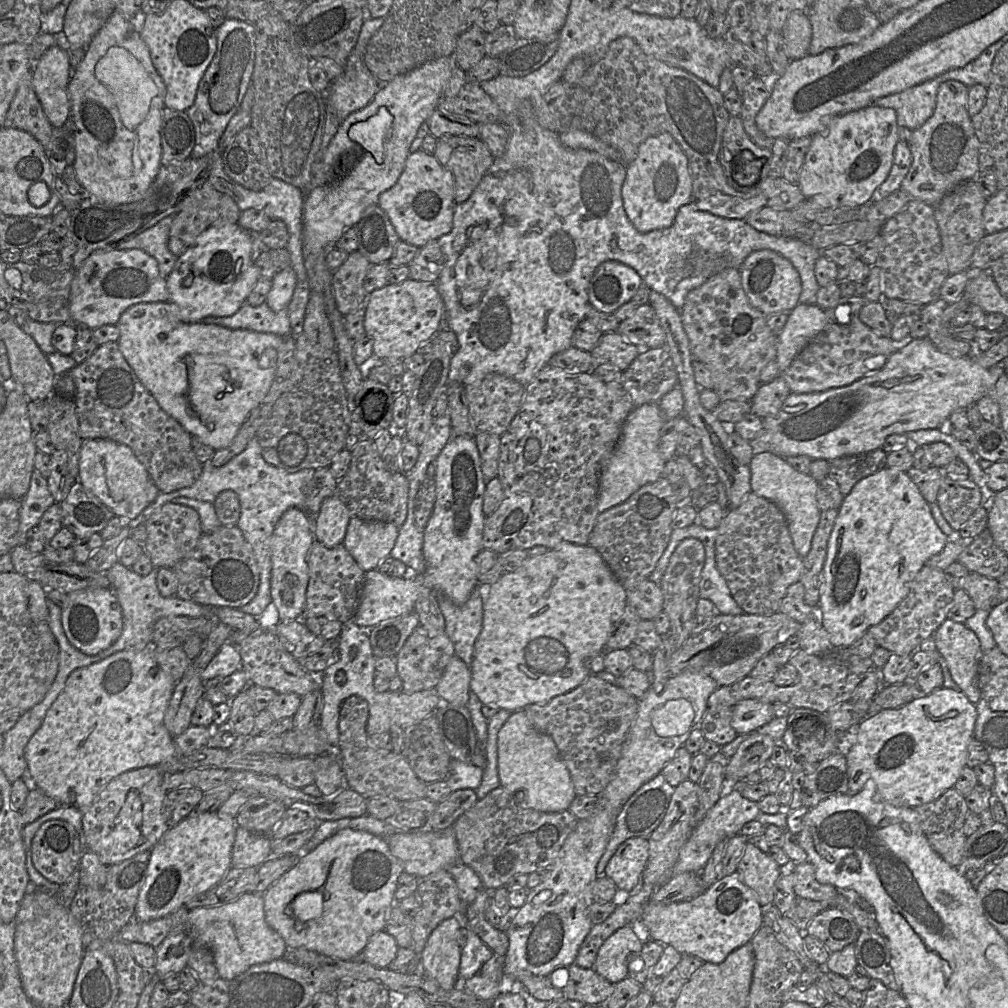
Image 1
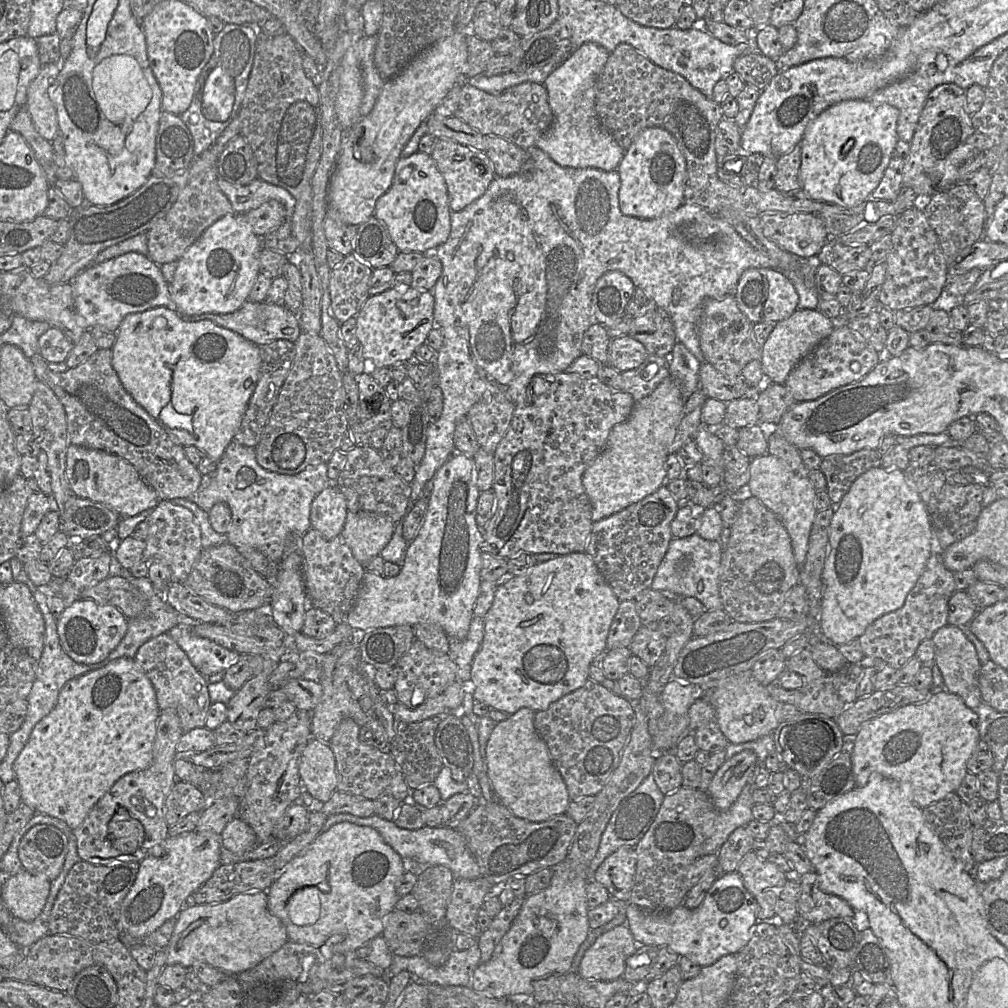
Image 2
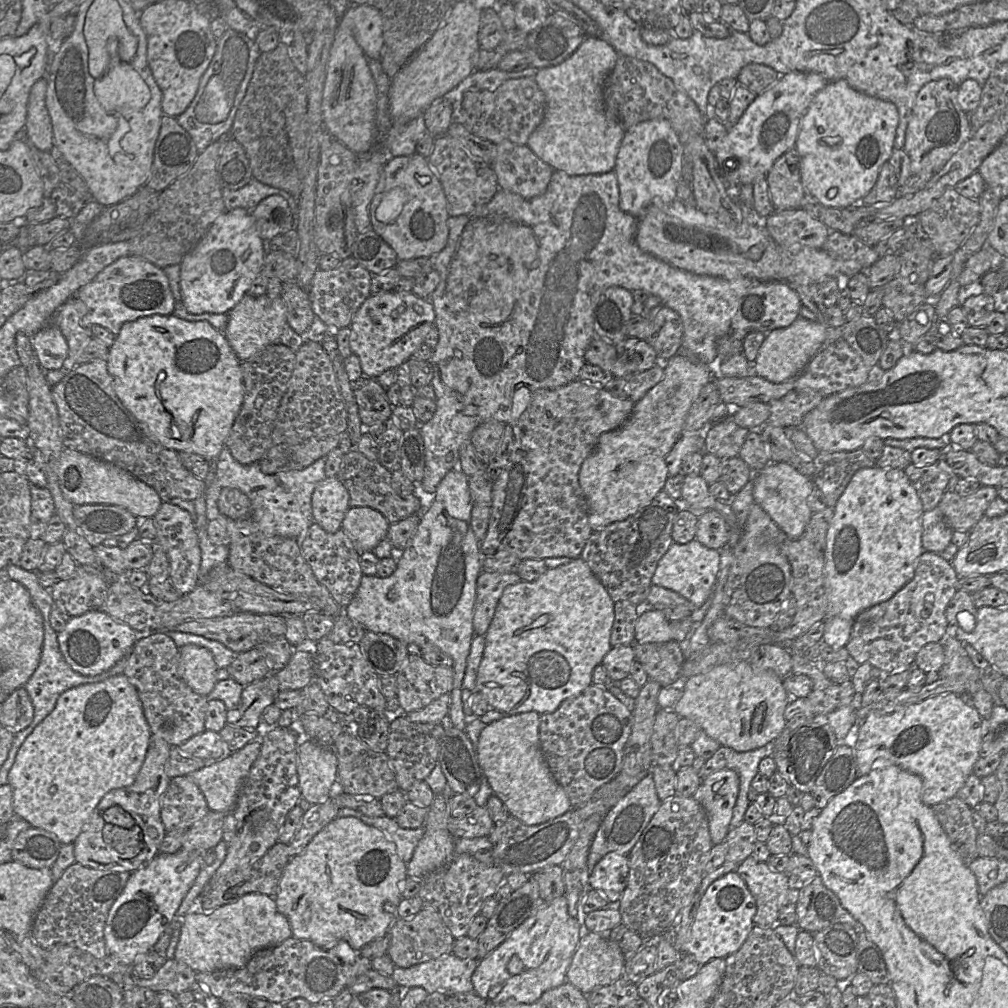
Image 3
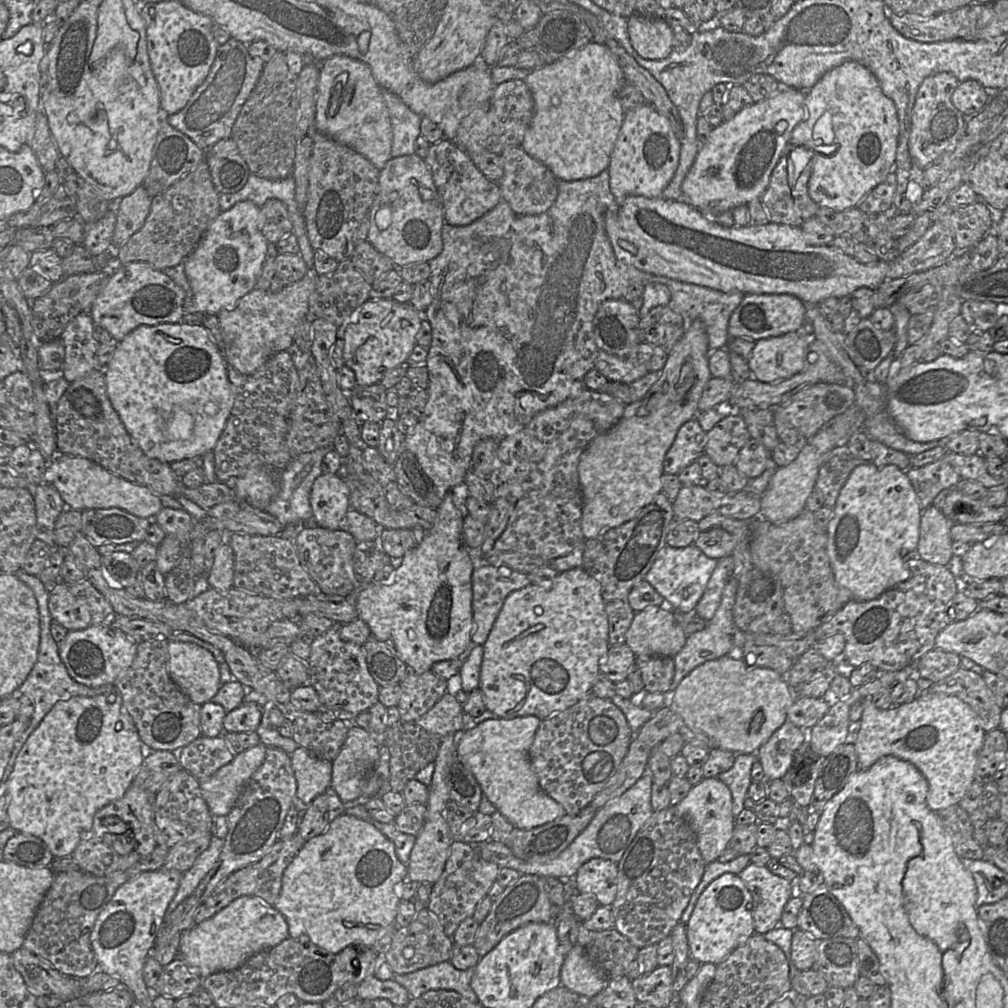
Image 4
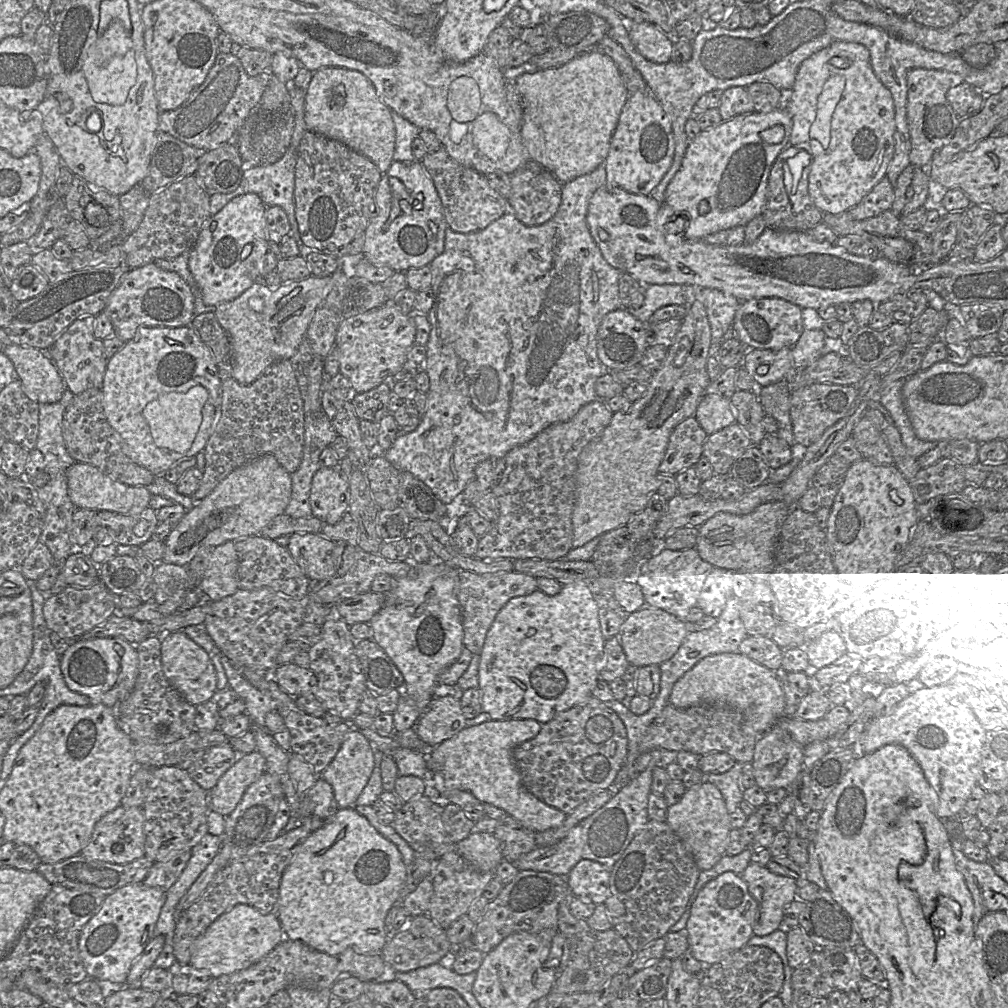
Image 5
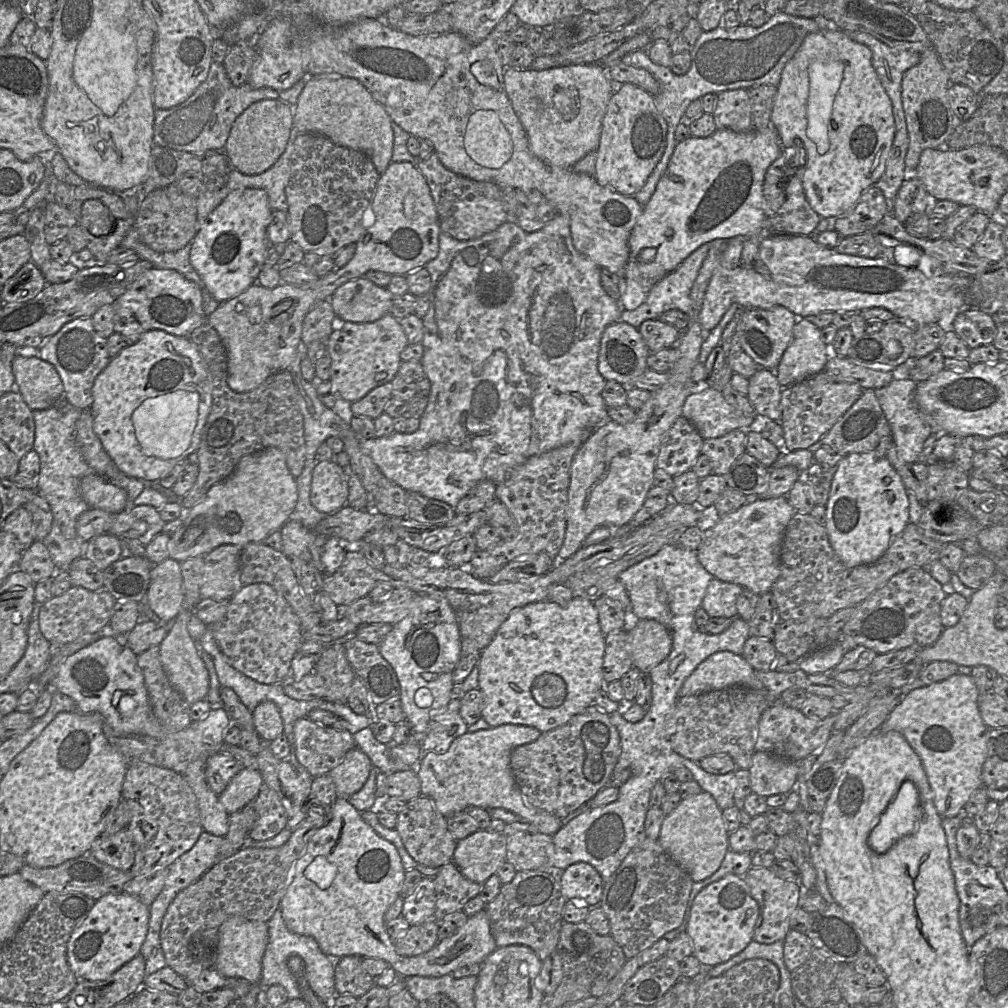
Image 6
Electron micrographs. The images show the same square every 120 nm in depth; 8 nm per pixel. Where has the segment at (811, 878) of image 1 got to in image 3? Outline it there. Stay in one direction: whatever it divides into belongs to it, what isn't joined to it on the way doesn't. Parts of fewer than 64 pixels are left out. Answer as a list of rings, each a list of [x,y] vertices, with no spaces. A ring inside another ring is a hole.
[[[819,875],[815,876],[810,882],[804,883],[797,902],[796,925],[800,930],[815,933],[837,923],[848,924],[856,930],[863,926],[841,905],[839,898],[823,884]]]

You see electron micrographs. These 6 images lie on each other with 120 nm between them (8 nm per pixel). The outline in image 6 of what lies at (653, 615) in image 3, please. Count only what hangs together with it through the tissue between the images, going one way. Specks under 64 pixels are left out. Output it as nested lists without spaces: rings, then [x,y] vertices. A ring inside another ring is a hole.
[[[633,619],[627,633],[633,666],[641,672],[648,672],[657,666],[671,651],[671,634],[656,620]]]

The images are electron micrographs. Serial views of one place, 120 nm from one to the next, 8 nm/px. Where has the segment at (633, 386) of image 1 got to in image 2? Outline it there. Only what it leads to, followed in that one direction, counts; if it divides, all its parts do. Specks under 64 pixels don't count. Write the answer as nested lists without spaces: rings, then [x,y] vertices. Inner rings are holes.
[[[649,355],[638,368],[621,374],[624,391],[637,402],[650,395],[663,380],[670,376],[669,356]]]

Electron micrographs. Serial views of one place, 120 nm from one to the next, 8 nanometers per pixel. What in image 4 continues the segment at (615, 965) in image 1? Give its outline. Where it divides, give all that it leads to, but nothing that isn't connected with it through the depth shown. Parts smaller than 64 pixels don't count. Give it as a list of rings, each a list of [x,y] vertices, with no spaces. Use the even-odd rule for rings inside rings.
[[[576,944],[566,955],[560,971],[560,985],[589,1000],[602,992],[608,979]]]

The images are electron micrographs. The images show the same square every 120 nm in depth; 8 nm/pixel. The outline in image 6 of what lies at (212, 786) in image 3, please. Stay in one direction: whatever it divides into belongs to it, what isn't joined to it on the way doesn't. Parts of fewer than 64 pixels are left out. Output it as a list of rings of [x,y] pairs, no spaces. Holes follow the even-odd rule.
[[[243,768],[218,795],[218,799],[230,815],[253,801],[263,786],[264,780],[259,770]]]

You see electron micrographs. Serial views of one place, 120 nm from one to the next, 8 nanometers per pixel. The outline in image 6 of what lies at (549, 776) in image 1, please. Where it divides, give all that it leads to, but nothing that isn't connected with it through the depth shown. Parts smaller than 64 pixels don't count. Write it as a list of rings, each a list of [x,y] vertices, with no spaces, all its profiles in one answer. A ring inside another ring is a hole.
[[[503,724],[466,732],[456,738],[445,753],[424,752],[415,771],[421,781],[421,795],[429,797],[445,817],[469,806],[484,809],[503,808],[534,825],[541,833],[553,836],[563,826],[562,820],[538,810],[524,801],[510,767],[514,748],[535,741],[541,732],[531,726]]]

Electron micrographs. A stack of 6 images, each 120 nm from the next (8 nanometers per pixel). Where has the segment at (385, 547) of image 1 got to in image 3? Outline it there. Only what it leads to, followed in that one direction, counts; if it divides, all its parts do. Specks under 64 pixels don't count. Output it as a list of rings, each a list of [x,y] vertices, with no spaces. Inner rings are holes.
[[[369,507],[349,508],[341,530],[352,541],[359,554],[372,551],[388,534],[390,524],[377,510]]]

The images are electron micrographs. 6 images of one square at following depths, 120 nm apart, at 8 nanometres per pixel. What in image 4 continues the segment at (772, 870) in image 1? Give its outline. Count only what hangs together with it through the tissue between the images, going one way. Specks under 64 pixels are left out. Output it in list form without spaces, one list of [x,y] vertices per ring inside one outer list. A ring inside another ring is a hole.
[[[751,862],[738,876],[753,896],[755,933],[765,934],[780,926],[783,909],[792,897],[791,881]]]

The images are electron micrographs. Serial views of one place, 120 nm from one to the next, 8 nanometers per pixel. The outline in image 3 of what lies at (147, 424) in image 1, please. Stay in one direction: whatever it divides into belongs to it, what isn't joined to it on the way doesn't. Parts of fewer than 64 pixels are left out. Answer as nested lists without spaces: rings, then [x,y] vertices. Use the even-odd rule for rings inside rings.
[[[95,359],[74,367],[61,381],[52,386],[52,396],[58,409],[61,437],[65,448],[70,448],[94,458],[114,464],[132,474],[138,480],[153,488],[162,502],[173,498],[194,501],[205,490],[203,480],[196,478],[180,462],[179,453],[163,447],[148,430],[121,403],[112,387],[112,379],[107,370],[107,360]]]

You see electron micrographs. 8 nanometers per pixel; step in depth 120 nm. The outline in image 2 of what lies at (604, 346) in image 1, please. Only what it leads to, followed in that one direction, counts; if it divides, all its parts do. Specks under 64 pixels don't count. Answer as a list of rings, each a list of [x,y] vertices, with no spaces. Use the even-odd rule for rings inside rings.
[[[627,334],[610,340],[607,365],[621,373],[638,368],[648,356],[644,345]]]

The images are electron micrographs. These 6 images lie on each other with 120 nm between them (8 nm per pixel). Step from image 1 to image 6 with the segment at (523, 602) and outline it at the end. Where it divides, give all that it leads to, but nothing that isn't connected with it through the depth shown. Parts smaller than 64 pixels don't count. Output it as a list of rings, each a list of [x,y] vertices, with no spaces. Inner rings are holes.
[[[573,597],[567,606],[546,599],[514,608],[490,644],[481,651],[478,675],[478,688],[484,695],[481,718],[490,727],[519,724],[534,727],[541,733],[566,724],[574,715],[592,705],[604,686],[604,637],[594,602],[584,598]]]

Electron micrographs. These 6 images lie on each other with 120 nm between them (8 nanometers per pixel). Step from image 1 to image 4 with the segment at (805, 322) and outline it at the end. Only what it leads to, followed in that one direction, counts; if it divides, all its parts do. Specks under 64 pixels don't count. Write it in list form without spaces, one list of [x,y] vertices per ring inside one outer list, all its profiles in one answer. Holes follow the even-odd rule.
[[[802,327],[796,332],[758,340],[748,360],[753,378],[764,383],[780,383],[801,372],[806,366],[808,347],[816,339],[815,334],[801,331]]]

